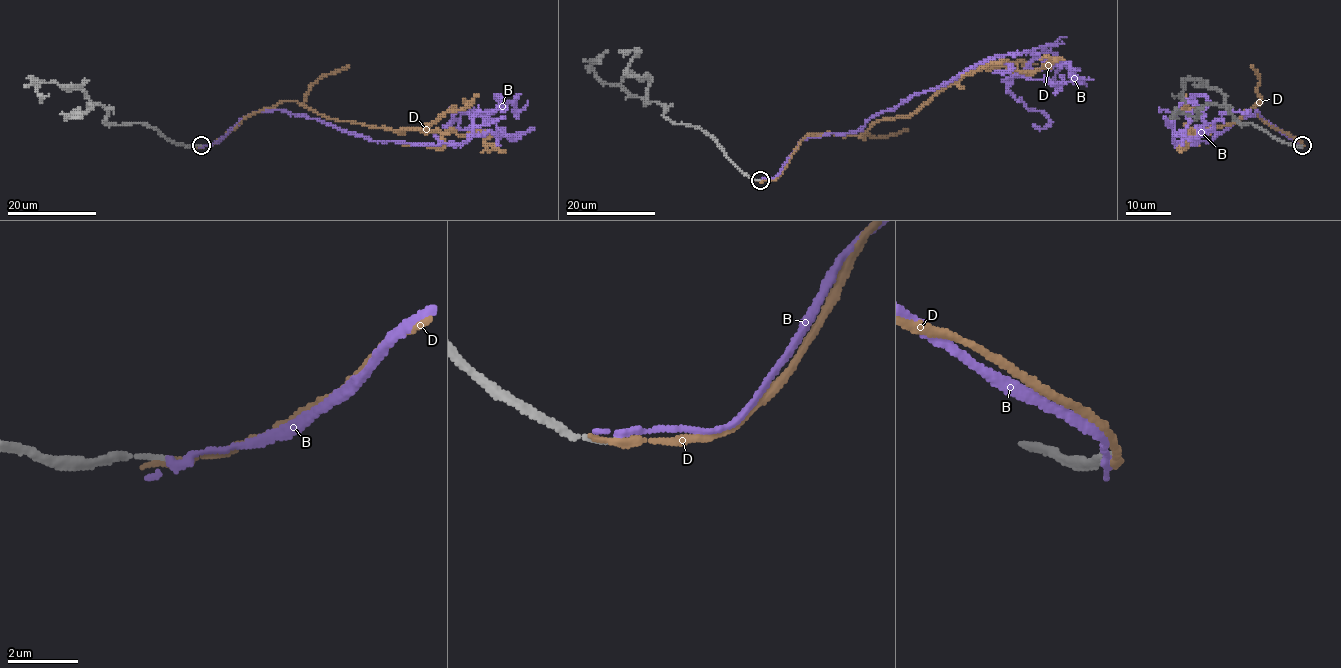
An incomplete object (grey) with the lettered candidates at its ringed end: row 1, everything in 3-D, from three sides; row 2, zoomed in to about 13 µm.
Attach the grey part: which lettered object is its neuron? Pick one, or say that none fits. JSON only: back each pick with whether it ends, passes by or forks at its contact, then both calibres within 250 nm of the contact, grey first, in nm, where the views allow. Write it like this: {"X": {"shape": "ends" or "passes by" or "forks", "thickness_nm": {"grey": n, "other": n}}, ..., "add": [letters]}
{"add": []}

